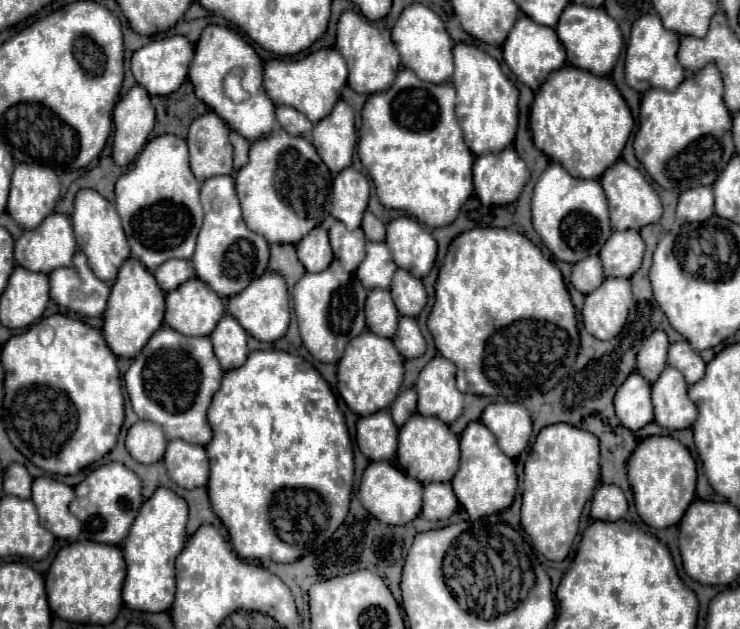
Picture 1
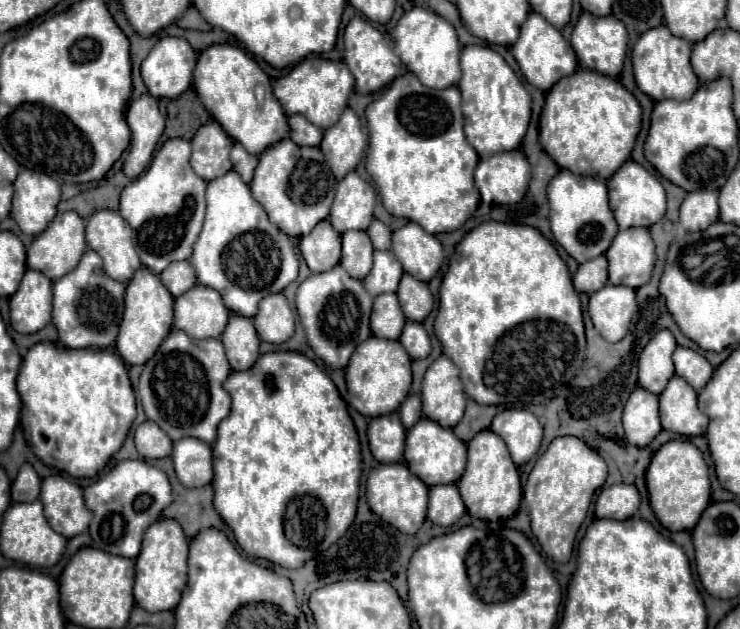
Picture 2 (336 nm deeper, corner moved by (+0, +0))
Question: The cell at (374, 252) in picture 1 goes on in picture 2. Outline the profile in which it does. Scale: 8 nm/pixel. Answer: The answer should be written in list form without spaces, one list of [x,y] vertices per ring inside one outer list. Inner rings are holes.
[[[390,250],[374,252],[374,266],[370,274],[364,278],[364,286],[372,296],[378,296],[384,292],[396,292],[402,274],[404,270]]]

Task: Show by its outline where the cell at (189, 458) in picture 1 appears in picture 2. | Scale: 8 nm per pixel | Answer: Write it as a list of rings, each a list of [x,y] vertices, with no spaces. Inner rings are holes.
[[[182,438],[174,444],[172,462],[178,480],[188,488],[200,488],[212,482],[212,448],[198,438]]]

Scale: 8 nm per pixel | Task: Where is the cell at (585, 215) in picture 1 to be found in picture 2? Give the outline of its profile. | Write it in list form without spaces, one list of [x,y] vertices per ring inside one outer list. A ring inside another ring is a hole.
[[[560,170],[548,186],[548,202],[550,202],[550,228],[556,242],[580,264],[604,254],[614,236],[618,234],[618,224],[614,222],[606,198],[606,182],[598,178],[576,176],[570,170]]]

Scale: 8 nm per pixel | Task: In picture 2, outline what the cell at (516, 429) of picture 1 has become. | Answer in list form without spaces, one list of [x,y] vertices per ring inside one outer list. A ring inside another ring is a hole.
[[[502,410],[496,414],[492,426],[508,446],[514,464],[526,464],[540,448],[542,442],[542,426],[538,418],[528,410]]]

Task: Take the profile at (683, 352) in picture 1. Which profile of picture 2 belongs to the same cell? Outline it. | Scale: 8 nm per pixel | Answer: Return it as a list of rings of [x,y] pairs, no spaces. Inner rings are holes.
[[[678,346],[672,358],[674,358],[676,374],[686,382],[690,382],[690,386],[694,386],[696,392],[700,392],[712,378],[712,372],[714,372],[712,364],[698,352]]]

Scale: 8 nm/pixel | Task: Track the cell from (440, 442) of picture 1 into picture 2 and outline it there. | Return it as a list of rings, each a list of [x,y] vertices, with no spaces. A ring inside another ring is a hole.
[[[420,418],[408,430],[404,460],[408,462],[410,472],[422,478],[426,486],[454,484],[458,482],[458,478],[464,474],[466,468],[466,444],[450,428],[442,428],[430,418]]]

